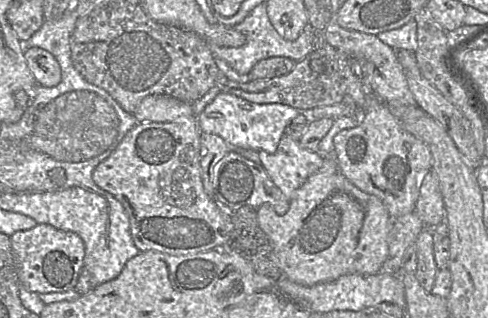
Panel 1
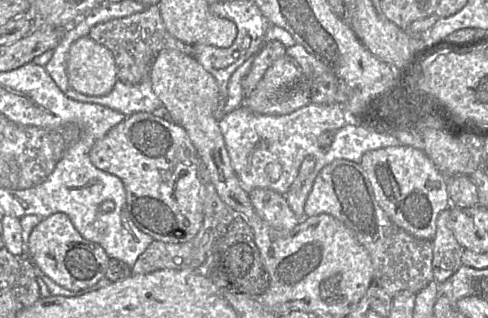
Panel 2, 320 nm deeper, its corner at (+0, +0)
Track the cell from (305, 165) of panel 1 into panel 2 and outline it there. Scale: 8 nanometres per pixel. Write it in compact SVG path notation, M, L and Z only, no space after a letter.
M337 159L323 167L306 199L306 217L329 214L342 222L368 251L373 267L373 282L390 296L403 291L417 294L434 280L433 245L399 228L377 203L366 172L359 163Z

